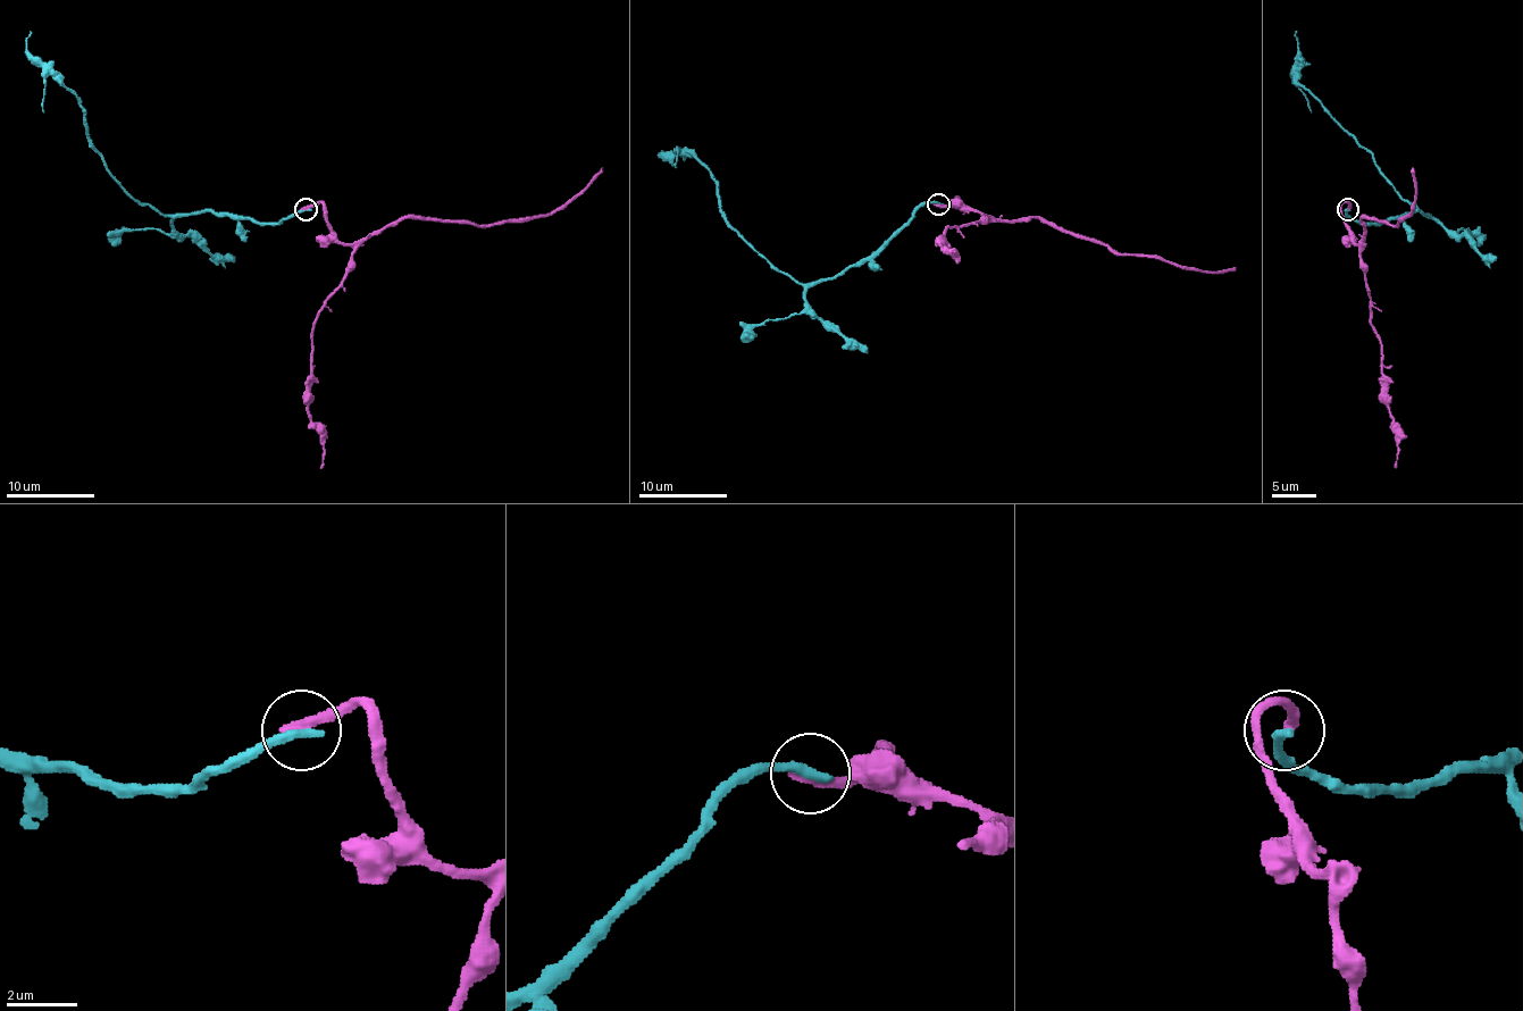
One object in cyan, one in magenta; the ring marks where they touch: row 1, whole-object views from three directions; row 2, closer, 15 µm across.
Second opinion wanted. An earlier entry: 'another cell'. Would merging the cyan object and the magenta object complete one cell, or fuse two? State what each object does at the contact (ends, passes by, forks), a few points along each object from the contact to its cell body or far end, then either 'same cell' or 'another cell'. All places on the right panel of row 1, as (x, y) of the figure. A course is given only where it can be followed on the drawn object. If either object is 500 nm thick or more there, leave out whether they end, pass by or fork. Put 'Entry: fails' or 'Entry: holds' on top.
Entry: holds
cyan ends; magenta ends; course cyan (1347, 208), (1358, 222), (1398, 219), (1419, 210), (1427, 215), (1409, 203), (1373, 157), (1298, 82), (1296, 31); course magenta (1347, 208), (1345, 201), (1340, 206), (1356, 244), (1365, 235), (1363, 217), (1398, 224), (1416, 195), (1414, 168); another cell

